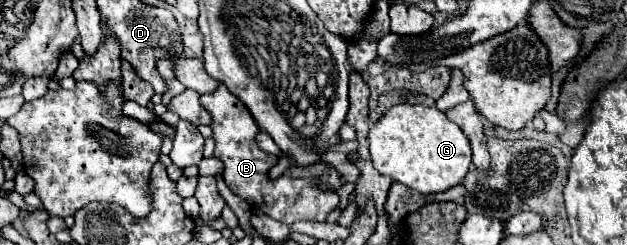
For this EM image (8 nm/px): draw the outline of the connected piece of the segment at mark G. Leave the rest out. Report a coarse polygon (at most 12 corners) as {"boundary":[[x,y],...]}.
{"boundary":[[436,106],[370,126],[374,168],[420,194],[462,184],[466,134]]}

